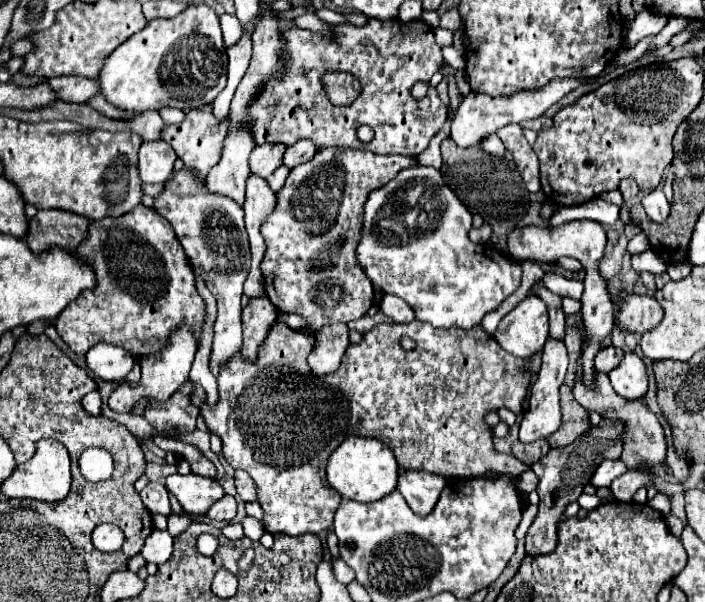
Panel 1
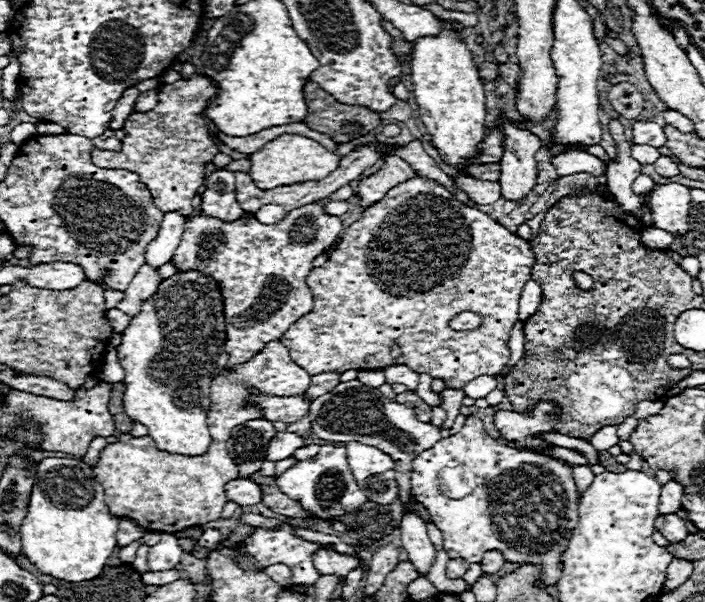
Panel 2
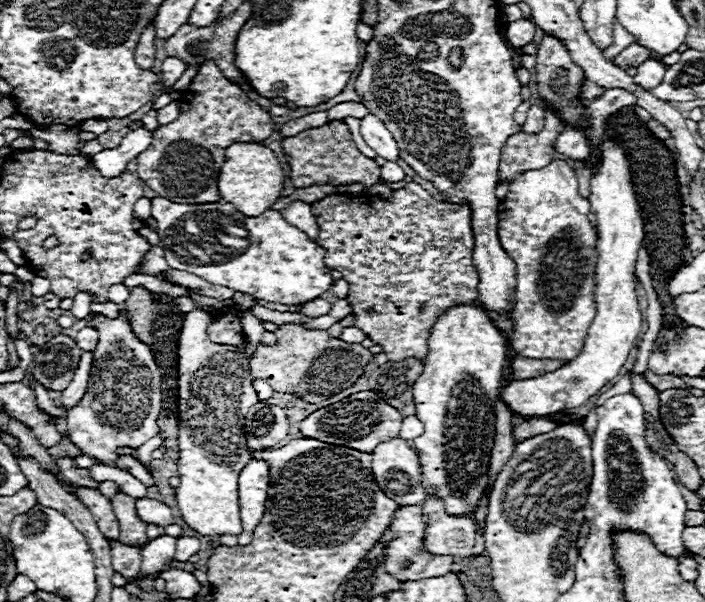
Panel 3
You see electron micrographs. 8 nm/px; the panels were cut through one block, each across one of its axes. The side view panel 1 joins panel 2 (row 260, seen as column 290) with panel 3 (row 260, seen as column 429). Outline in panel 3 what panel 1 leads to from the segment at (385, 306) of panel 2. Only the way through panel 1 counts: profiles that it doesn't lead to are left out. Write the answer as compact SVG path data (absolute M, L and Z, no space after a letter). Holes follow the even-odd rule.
M410 182L402 190L394 190L388 200L370 194L332 194L310 206L320 226L318 244L326 252L324 264L330 270L340 270L342 278L352 286L348 302L352 306L354 326L360 328L374 344L382 346L382 352L390 362L402 362L406 358L424 360L428 348L426 338L430 336L436 318L446 308L474 302L478 296L478 272L472 264L474 234L470 226L470 208L438 202L416 182ZM370 306L374 312L366 314L366 308Z

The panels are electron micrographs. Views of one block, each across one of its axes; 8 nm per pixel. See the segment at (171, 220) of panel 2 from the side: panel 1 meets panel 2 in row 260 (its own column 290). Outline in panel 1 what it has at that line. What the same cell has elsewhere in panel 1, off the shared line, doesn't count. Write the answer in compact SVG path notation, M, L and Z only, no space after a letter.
M300 140L300 142L296 142L296 144L292 144L292 146L286 148L284 164L288 168L294 168L294 166L298 166L302 162L312 160L316 152L318 152L318 148L316 148L316 144L312 140Z

